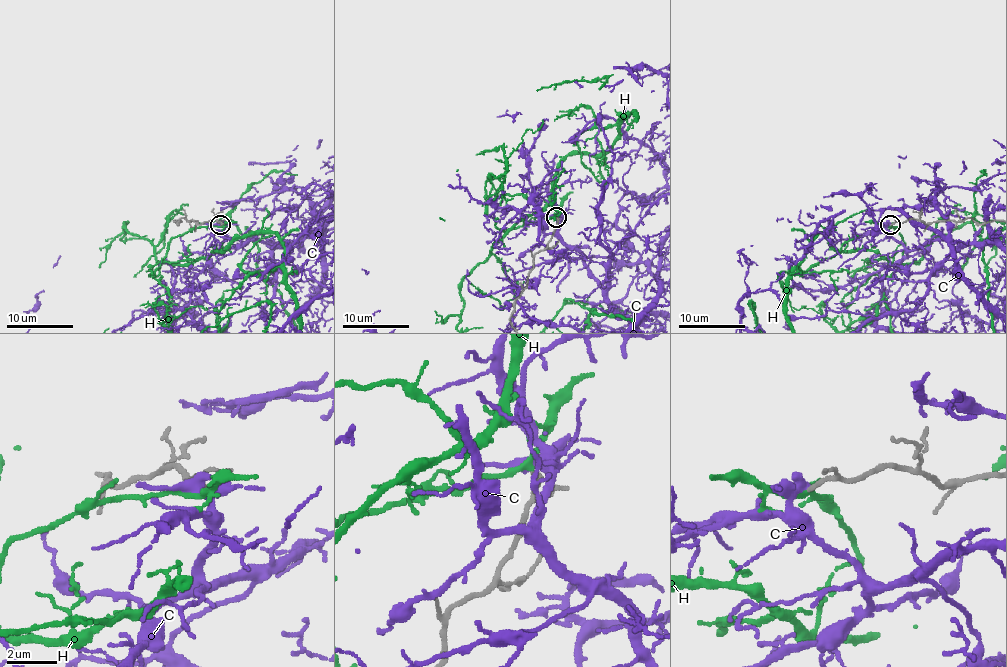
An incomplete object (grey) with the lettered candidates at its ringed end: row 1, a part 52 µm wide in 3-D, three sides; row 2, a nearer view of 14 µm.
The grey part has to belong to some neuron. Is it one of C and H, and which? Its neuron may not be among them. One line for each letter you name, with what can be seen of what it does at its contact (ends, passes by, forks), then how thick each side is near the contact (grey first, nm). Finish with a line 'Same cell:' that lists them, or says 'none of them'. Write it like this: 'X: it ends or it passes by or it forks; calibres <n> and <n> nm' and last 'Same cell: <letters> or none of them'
H: it passes by; calibres 200 and 190 nm
Same cell: H

